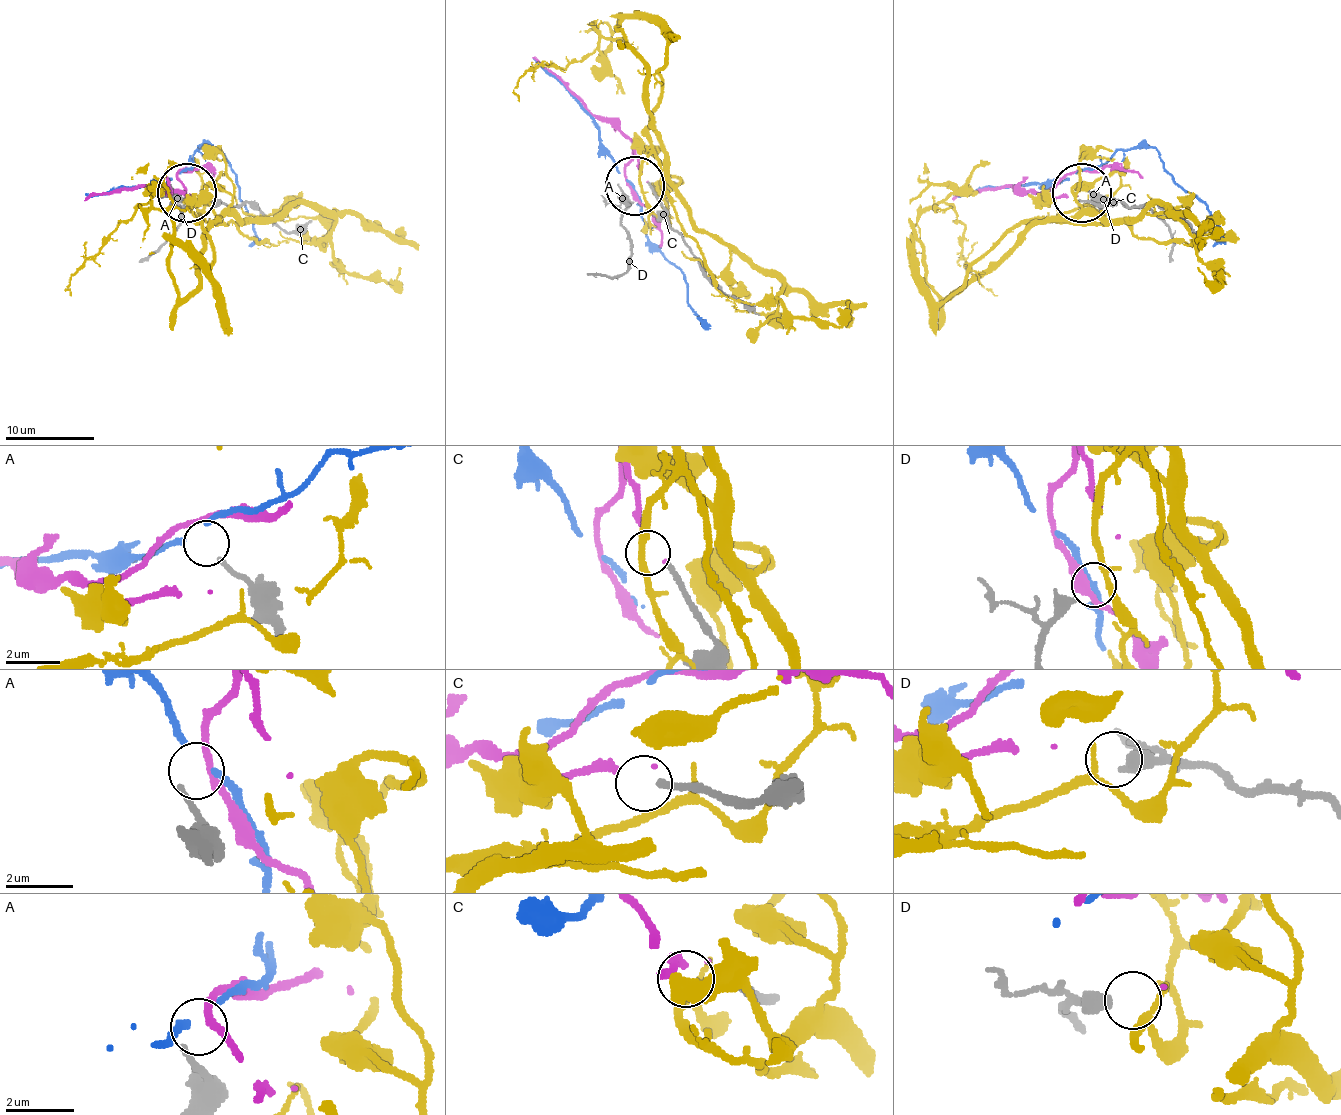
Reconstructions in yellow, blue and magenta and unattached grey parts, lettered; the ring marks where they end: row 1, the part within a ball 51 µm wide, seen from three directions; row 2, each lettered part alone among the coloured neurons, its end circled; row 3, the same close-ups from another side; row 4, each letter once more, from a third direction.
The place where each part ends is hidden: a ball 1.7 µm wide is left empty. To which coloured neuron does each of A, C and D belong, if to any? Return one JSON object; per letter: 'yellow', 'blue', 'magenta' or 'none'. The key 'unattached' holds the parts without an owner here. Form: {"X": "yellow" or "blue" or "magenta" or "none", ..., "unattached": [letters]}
{"A": "blue", "C": "none", "D": "yellow", "unattached": ["C"]}

